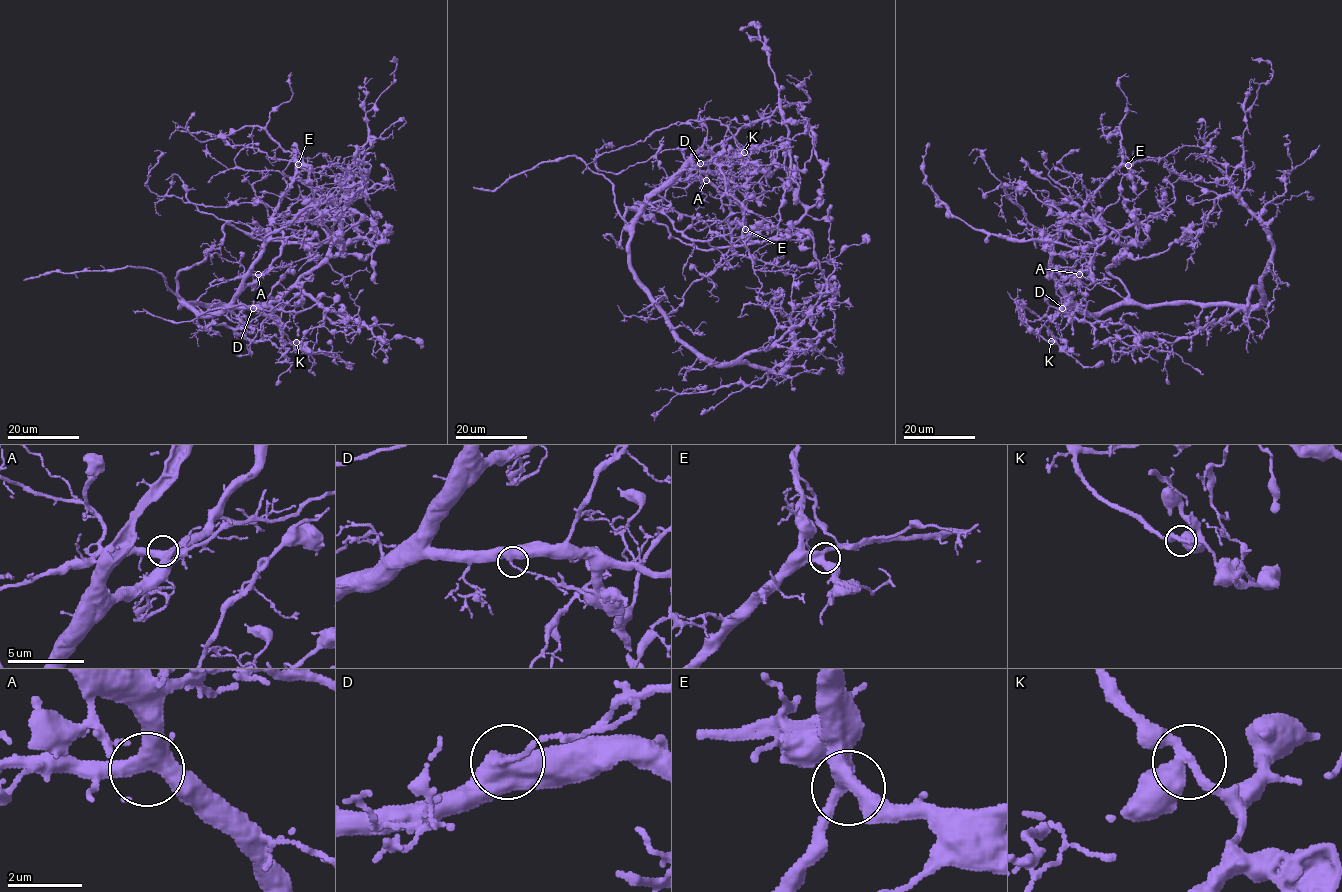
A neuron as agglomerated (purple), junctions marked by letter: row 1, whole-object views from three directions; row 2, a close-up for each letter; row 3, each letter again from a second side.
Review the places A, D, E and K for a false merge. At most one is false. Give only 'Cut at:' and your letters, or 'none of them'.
Cut at: none of them

